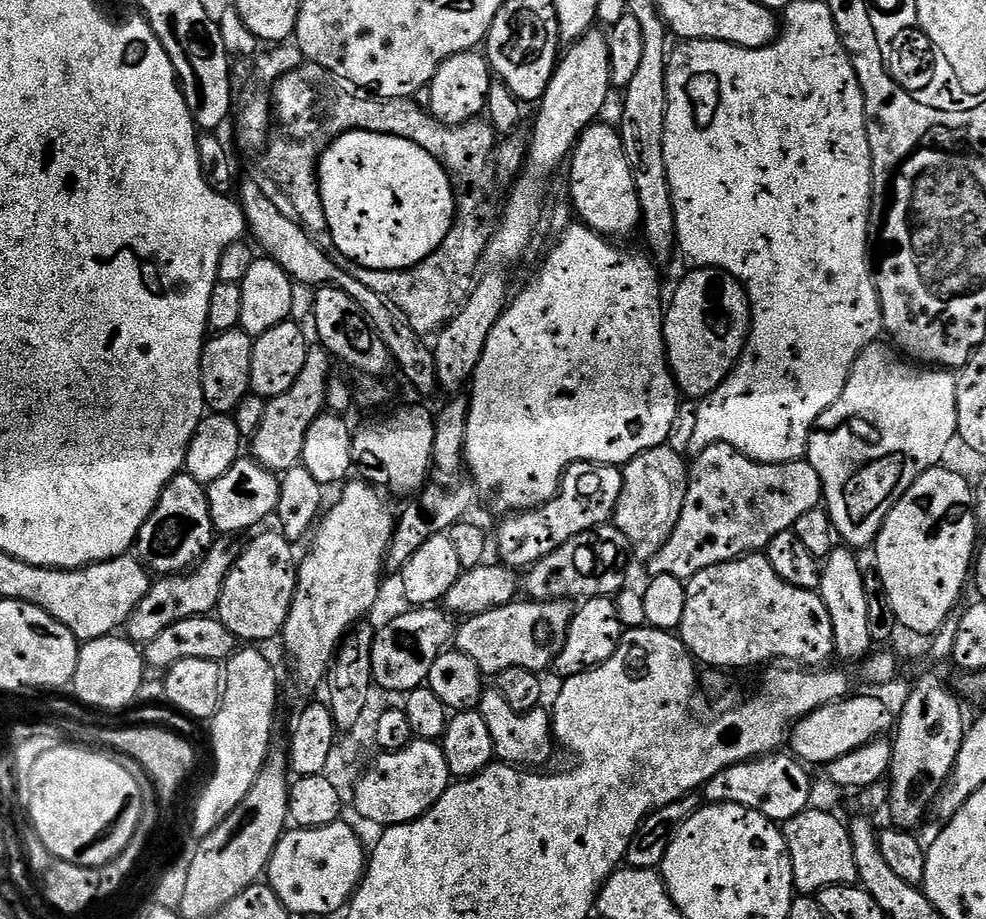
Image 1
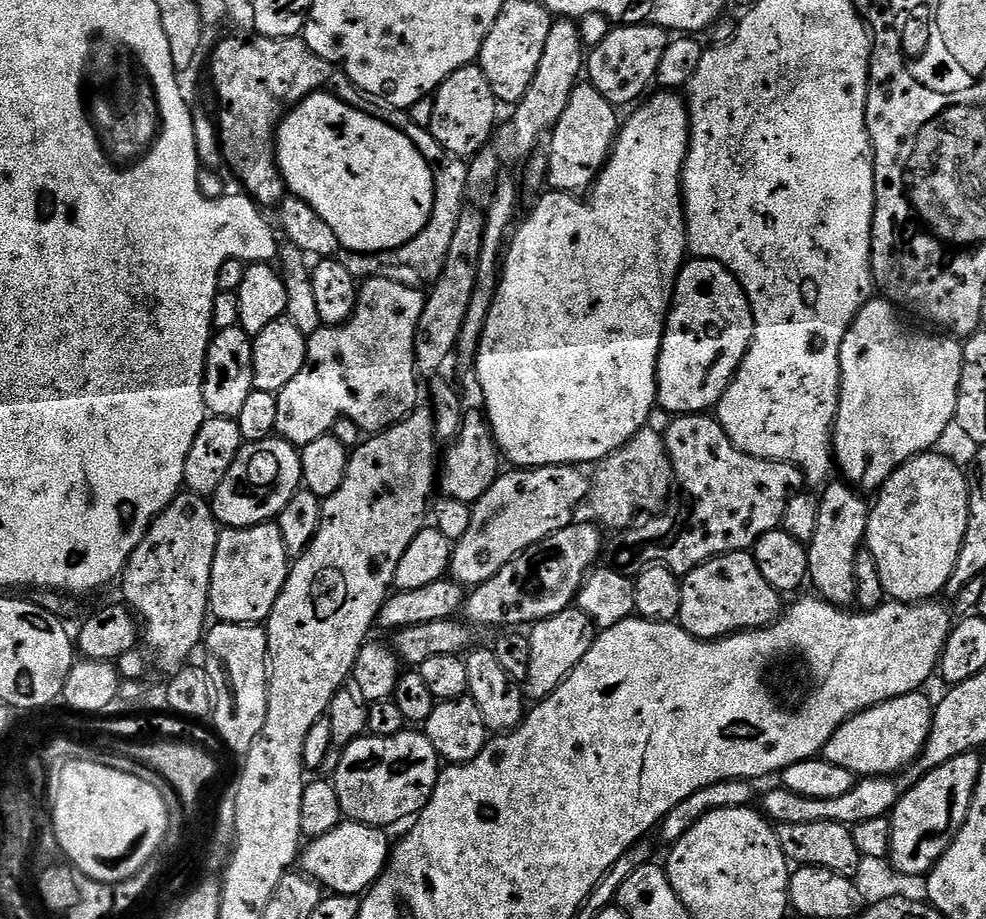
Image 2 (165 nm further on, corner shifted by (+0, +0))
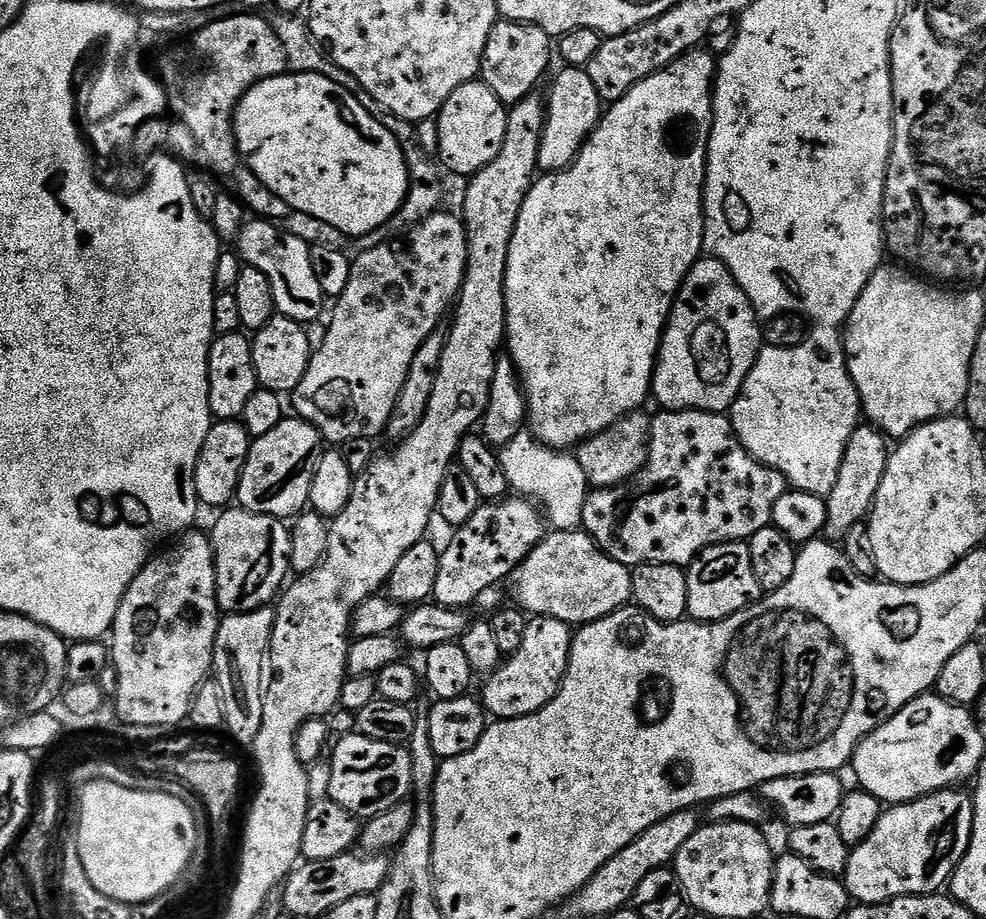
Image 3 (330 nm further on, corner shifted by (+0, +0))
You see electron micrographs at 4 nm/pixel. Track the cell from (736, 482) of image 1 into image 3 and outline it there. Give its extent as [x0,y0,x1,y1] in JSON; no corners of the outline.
[582,408,786,570]

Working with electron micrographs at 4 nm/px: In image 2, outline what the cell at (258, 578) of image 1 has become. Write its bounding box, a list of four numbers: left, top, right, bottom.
[208,522,290,625]

